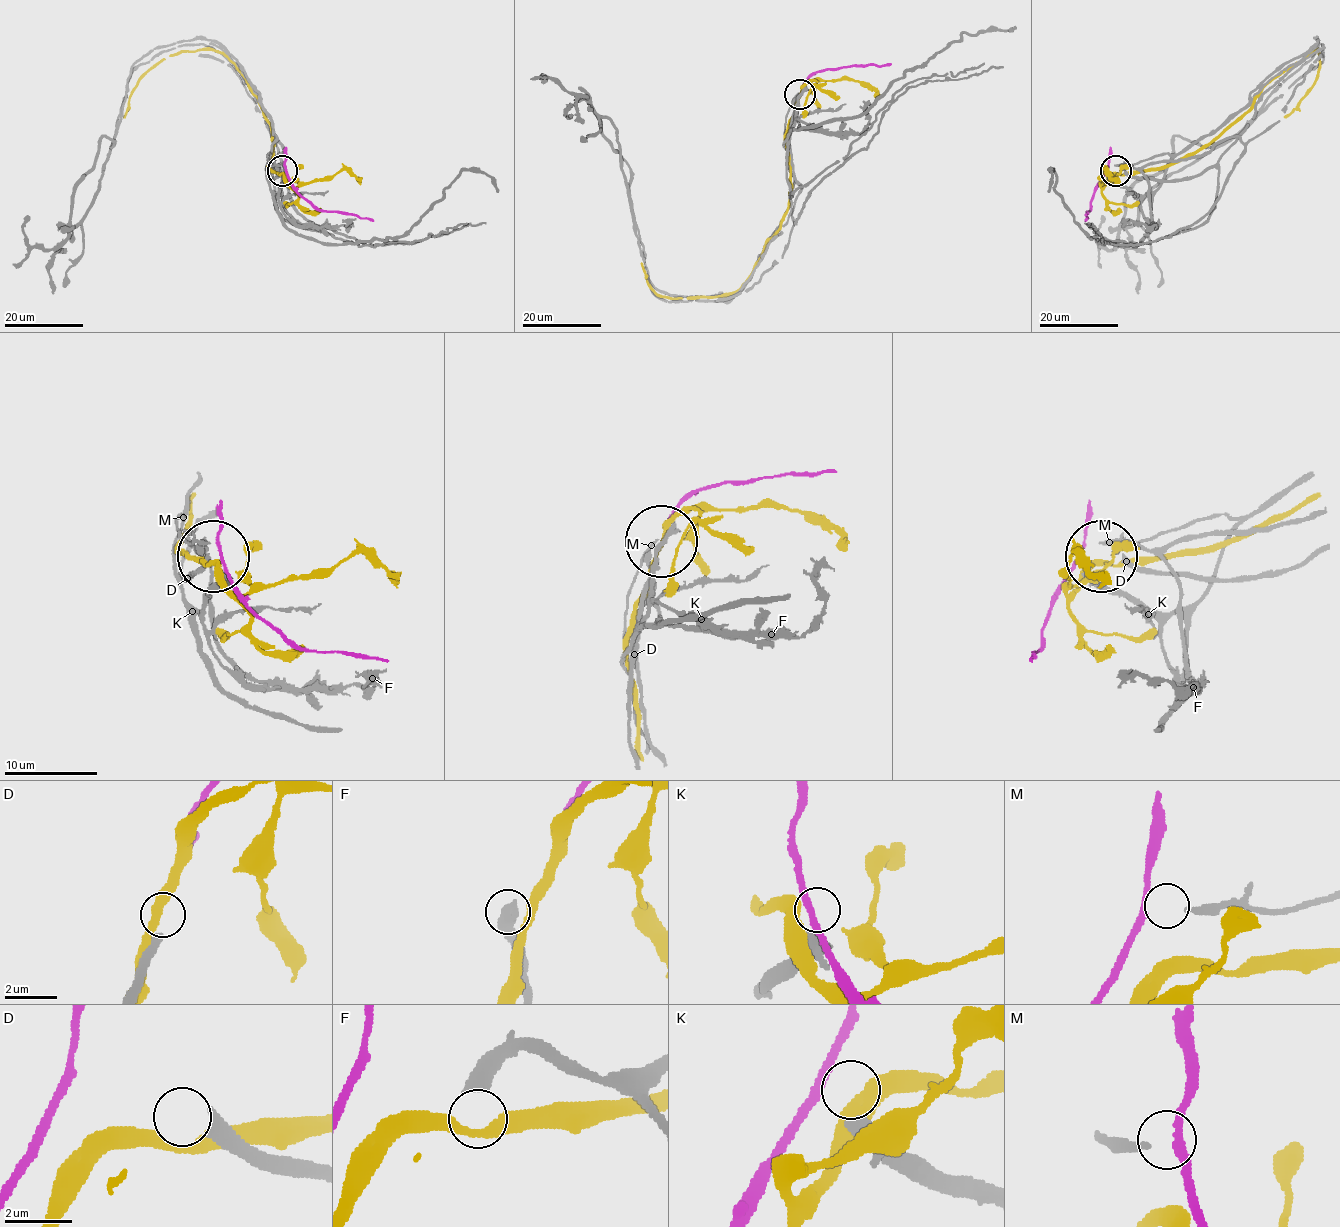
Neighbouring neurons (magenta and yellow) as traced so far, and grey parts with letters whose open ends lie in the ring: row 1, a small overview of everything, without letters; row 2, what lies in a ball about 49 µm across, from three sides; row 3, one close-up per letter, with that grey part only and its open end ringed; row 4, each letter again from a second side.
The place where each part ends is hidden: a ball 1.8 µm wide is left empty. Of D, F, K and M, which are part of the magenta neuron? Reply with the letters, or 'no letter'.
M

